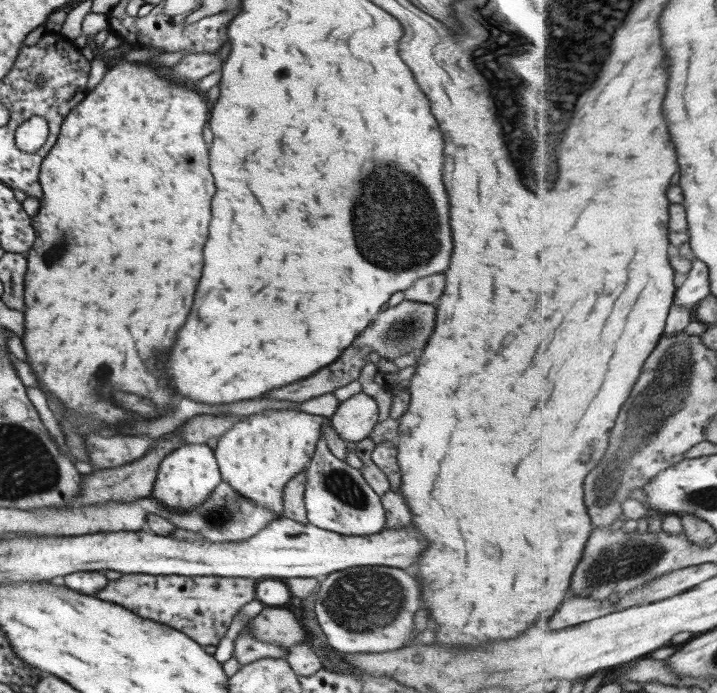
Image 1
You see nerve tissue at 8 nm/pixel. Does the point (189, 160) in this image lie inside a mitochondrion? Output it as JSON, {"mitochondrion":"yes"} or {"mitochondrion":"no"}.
{"mitochondrion":"yes"}

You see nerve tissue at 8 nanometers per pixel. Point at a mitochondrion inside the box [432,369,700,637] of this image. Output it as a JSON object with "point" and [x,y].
{"point":[613,563]}

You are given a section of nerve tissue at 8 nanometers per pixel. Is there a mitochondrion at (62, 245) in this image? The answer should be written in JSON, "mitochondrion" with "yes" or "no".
{"mitochondrion":"yes"}

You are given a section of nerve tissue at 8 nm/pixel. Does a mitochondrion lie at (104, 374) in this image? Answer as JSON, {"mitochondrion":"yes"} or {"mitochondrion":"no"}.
{"mitochondrion":"yes"}

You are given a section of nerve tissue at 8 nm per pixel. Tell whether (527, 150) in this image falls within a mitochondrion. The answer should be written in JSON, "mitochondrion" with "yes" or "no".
{"mitochondrion":"yes"}

